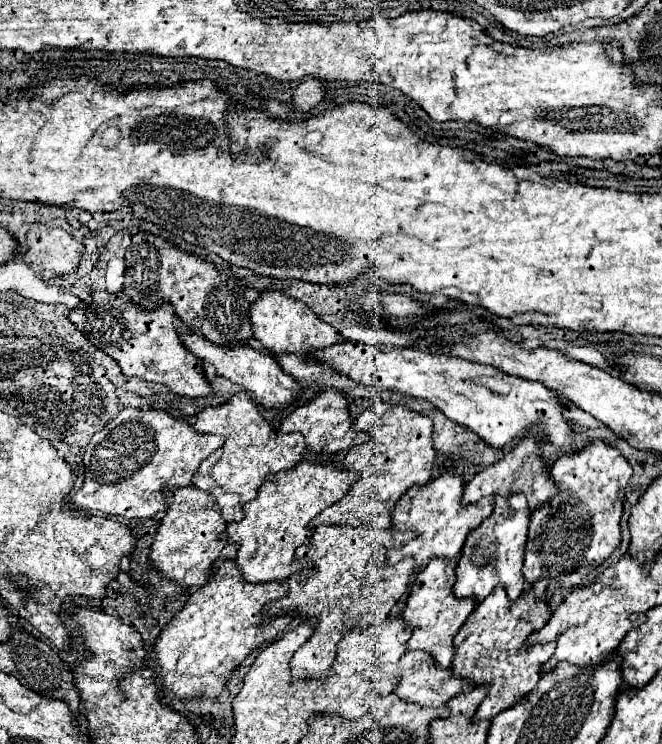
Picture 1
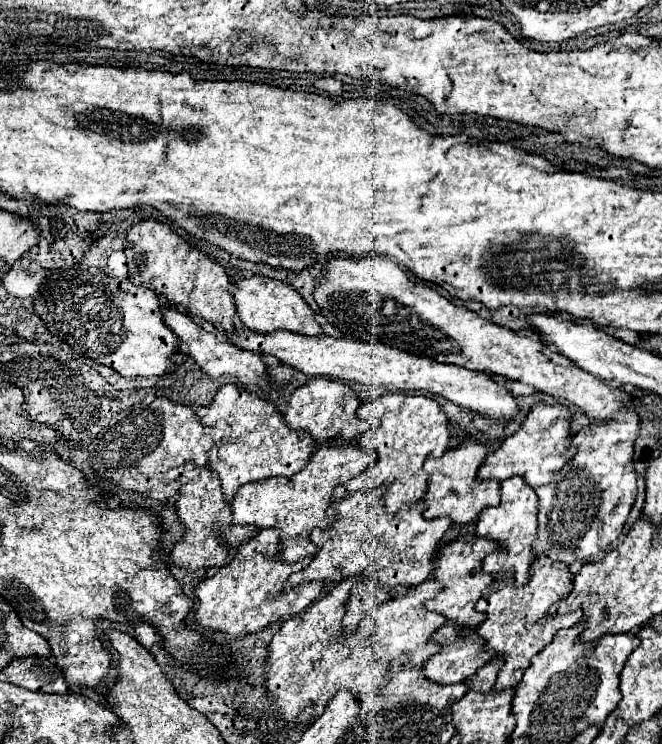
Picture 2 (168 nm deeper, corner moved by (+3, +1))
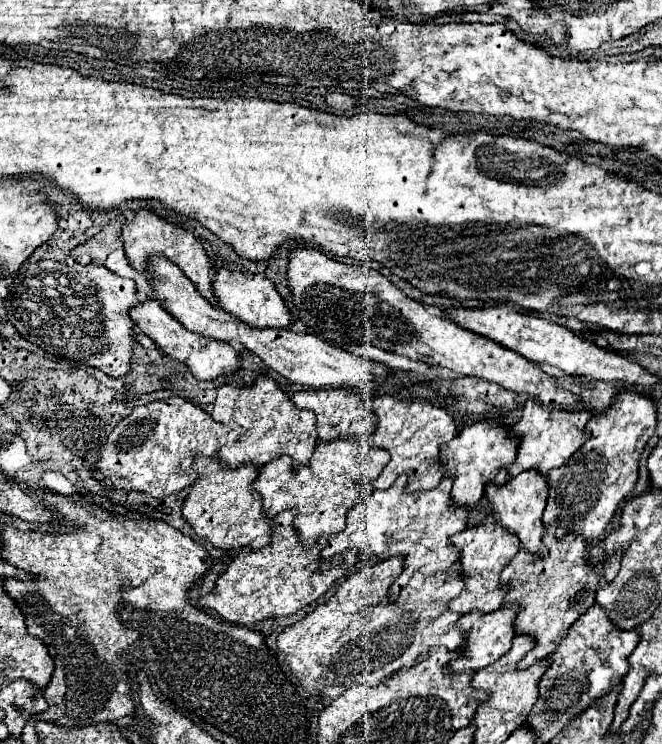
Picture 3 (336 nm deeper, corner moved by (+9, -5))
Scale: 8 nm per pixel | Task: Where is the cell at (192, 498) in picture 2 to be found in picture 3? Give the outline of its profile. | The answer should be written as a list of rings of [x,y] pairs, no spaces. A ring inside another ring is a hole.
[[[196,455],[194,459],[194,471],[196,471],[196,481],[190,485],[190,493],[184,499],[182,505],[182,515],[184,519],[194,527],[198,537],[210,541],[218,549],[238,549],[238,547],[252,547],[260,549],[270,543],[272,537],[272,525],[270,521],[262,515],[262,503],[258,493],[252,493],[250,483],[256,479],[258,469],[252,465],[228,471],[222,469],[218,463],[218,471],[214,473],[210,465],[216,465],[218,459],[214,457],[202,457]]]

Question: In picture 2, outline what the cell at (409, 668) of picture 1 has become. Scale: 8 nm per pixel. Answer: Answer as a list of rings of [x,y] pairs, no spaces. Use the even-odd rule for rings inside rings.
[[[446,621],[444,627],[440,627],[440,631],[434,635],[436,641],[440,641],[444,645],[442,651],[438,651],[434,657],[430,657],[424,665],[424,675],[428,679],[434,679],[436,683],[442,683],[442,685],[448,685],[448,683],[462,683],[466,679],[470,679],[480,667],[484,667],[492,657],[494,657],[494,651],[488,649],[480,635],[478,635],[478,629],[470,629],[470,627],[460,627],[452,621]]]

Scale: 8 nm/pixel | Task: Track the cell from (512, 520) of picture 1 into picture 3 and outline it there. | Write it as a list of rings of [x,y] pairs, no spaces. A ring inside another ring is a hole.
[[[524,471],[516,477],[512,477],[506,485],[496,487],[496,485],[486,485],[486,499],[490,501],[490,515],[494,521],[498,521],[506,531],[514,533],[520,539],[520,547],[528,549],[530,553],[542,555],[544,545],[542,545],[542,511],[546,507],[546,497],[548,497],[548,487],[546,487],[546,477],[534,473],[534,471]]]

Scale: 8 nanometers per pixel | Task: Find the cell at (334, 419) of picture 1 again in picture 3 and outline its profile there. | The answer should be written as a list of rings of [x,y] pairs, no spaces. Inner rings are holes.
[[[340,387],[340,389],[306,389],[298,391],[292,397],[294,405],[300,409],[312,409],[316,415],[316,429],[320,441],[336,441],[336,439],[352,439],[360,437],[364,433],[374,433],[376,429],[376,417],[372,411],[372,405],[362,401],[352,389]]]

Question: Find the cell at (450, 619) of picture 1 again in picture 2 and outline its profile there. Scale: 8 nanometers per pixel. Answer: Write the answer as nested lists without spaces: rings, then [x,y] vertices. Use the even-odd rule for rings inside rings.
[[[462,533],[458,535],[454,541],[446,543],[438,555],[436,555],[436,571],[434,577],[446,585],[444,591],[440,591],[432,601],[426,601],[426,607],[430,611],[438,611],[442,615],[446,615],[448,619],[456,621],[458,625],[468,625],[468,627],[478,627],[484,619],[486,613],[476,611],[476,603],[482,599],[482,591],[492,583],[494,575],[486,575],[482,571],[482,559],[494,551],[498,551],[500,543],[496,543],[494,539],[486,539],[486,537],[478,537],[474,533]]]

